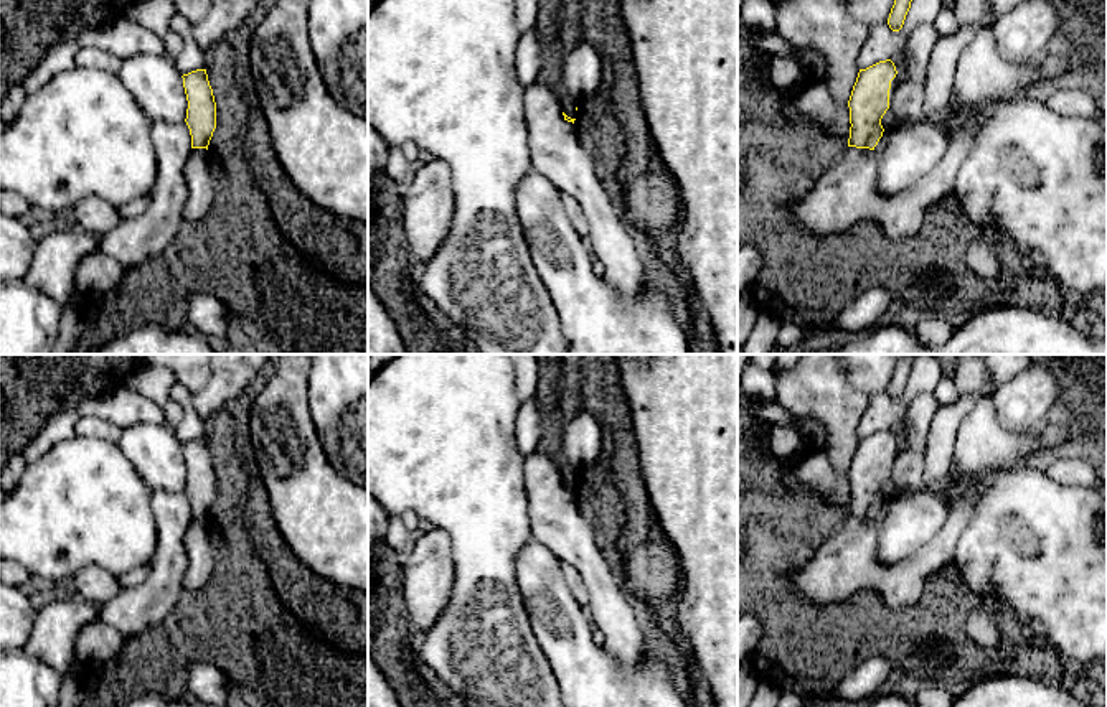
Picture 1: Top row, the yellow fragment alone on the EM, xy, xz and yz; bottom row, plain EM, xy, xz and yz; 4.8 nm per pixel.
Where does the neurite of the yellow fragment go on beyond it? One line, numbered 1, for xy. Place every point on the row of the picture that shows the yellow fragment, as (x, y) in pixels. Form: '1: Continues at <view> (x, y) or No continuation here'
1: No continuation here

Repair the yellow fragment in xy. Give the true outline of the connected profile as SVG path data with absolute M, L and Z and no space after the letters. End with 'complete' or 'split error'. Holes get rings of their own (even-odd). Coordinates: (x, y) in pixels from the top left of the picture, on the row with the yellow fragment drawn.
M206 69L183 74L183 87L188 101L186 125L191 135L191 148L206 148L216 129L216 102Z; complete

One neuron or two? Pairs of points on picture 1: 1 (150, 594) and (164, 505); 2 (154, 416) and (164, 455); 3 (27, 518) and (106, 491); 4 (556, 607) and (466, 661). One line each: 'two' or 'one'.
1: one
2: two
3: one
4: two

